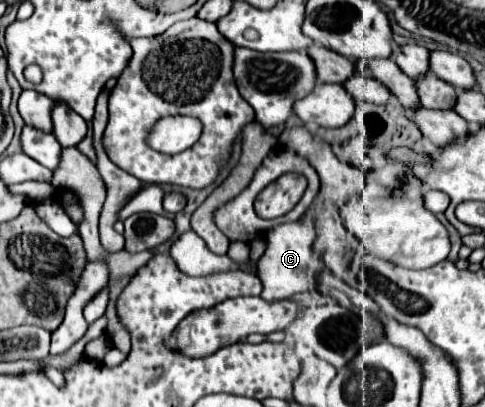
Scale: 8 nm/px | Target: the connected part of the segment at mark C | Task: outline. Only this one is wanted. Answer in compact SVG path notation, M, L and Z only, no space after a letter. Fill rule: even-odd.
M303 218L295 224L279 224L267 232L267 250L259 258L257 272L263 282L261 298L267 302L291 298L295 292L305 292L315 286L315 274L325 270L321 258L311 250L315 240L315 226L311 218Z

